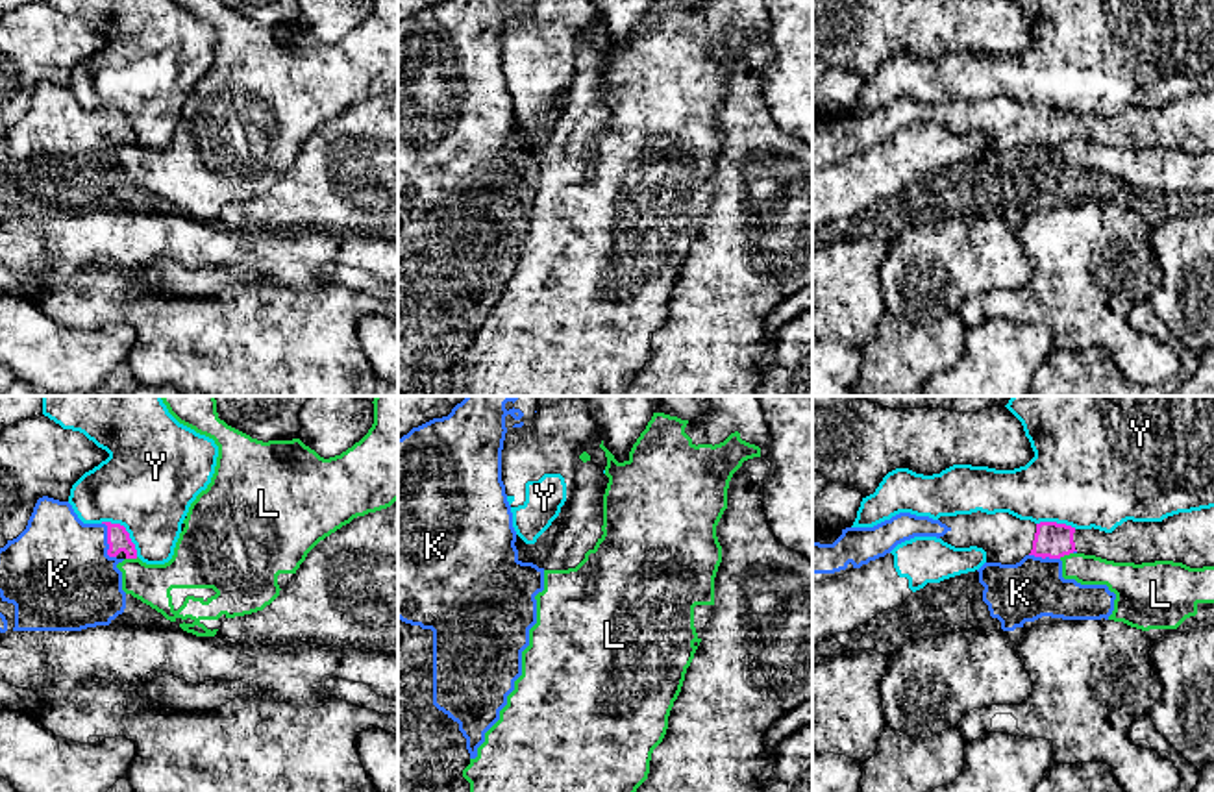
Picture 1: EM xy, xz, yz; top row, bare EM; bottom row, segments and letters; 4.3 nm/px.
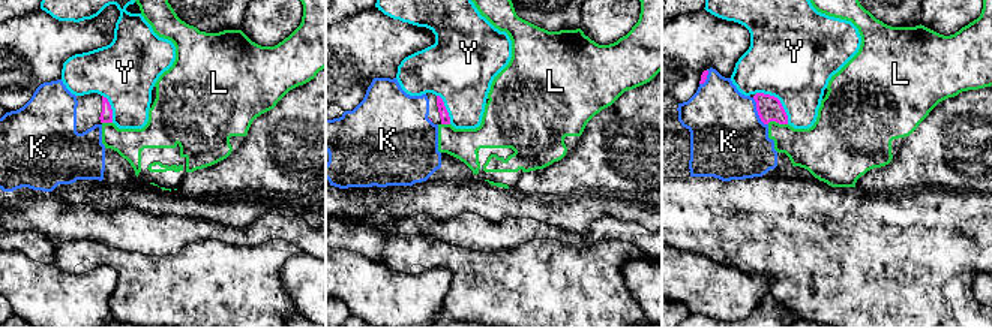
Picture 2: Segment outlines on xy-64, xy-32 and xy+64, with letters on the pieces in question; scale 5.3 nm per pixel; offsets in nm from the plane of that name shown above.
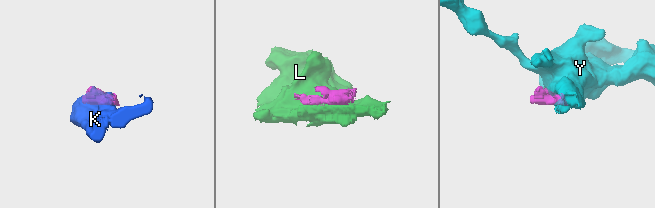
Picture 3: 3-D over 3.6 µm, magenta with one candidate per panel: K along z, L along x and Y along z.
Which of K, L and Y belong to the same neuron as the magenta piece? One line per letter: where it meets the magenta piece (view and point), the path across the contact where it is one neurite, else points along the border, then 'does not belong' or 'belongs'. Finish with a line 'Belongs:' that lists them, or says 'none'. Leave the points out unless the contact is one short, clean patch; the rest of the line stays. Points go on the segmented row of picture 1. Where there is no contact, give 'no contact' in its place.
K: xy (108, 543) | belongs
L: yz (1065, 554) | does not belong
Y: xy (124, 530) | does not belong
Belongs: K

